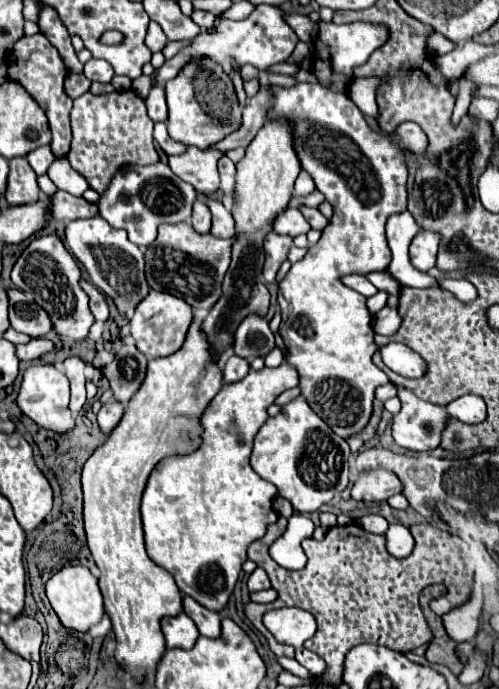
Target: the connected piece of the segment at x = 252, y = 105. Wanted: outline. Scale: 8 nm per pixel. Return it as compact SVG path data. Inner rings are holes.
M265 85L253 99L249 99L249 103L243 109L241 127L233 131L229 137L225 137L223 141L219 141L215 147L221 151L229 151L235 147L247 147L251 139L257 135L257 131L263 127L263 123L267 121L267 111L269 111L267 105L271 105L269 85Z

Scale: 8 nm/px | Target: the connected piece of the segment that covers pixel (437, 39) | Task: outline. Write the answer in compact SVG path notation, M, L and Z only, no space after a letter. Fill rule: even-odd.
M433 33L433 35L429 37L429 49L431 49L435 55L445 55L445 53L453 51L455 47L457 47L457 43L449 41L447 37L443 37L443 35L439 35L439 33Z

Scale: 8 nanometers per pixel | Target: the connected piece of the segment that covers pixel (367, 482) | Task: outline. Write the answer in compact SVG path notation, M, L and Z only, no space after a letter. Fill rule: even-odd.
M381 469L381 471L367 471L359 477L359 481L355 481L353 489L351 489L351 497L355 501L387 501L391 495L401 493L403 485L399 481L399 477L393 471Z

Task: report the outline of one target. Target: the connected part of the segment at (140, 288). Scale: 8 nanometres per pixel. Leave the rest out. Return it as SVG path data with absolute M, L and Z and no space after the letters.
M93 217L93 219L81 219L81 221L71 221L65 229L65 243L69 251L77 257L77 261L83 265L83 269L89 273L93 285L99 285L99 289L113 299L117 309L131 317L133 309L141 299L147 297L149 285L145 281L145 261L143 261L143 251L137 249L127 239L127 233L123 229L113 229L103 217Z

